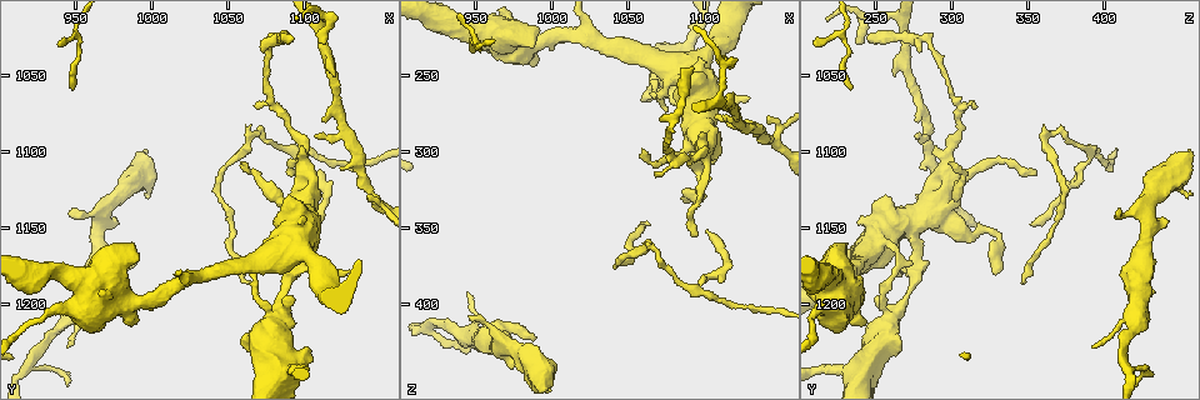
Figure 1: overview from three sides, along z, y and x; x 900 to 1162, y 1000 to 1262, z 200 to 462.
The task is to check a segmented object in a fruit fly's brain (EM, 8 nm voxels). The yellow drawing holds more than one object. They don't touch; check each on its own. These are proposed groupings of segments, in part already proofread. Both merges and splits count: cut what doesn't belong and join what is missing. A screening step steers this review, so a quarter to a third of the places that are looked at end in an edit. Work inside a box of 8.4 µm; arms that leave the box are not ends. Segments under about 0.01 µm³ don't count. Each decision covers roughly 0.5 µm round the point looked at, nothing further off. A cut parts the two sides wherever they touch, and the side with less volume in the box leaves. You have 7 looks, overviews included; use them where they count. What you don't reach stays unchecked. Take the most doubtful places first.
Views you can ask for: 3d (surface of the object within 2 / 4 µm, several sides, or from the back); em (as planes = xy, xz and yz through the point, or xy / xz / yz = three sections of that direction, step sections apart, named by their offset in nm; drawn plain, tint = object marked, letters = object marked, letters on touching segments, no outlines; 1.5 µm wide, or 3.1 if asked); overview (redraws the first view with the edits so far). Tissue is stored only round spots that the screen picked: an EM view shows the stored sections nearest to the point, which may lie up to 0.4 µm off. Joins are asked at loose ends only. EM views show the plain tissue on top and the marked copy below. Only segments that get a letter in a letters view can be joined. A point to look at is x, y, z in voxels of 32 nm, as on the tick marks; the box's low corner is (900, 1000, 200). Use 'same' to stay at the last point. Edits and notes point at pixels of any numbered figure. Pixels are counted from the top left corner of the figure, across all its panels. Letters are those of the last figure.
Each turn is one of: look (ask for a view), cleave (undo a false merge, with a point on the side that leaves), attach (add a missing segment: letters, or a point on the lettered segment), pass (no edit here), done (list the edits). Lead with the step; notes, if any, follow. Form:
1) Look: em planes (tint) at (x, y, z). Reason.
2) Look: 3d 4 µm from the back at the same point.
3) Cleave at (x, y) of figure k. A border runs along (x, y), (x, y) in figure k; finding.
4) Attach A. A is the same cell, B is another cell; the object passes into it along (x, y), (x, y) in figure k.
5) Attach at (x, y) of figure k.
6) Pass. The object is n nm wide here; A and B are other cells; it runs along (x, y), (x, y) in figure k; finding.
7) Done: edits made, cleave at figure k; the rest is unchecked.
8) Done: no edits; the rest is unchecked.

Look: 3d 4 µm at (988, 1174, 422). An open end.

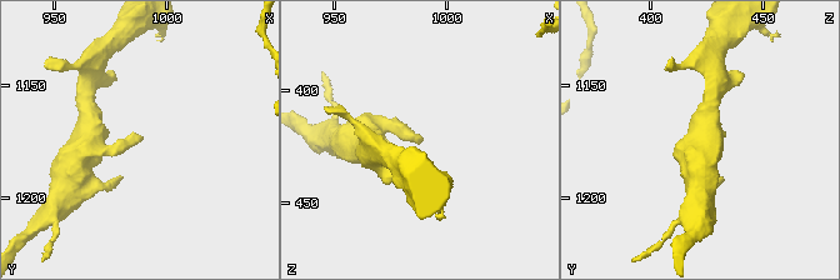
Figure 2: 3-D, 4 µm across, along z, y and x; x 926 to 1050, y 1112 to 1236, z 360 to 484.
Look: em yz step 8 (letters) at (989, 1173, 423).

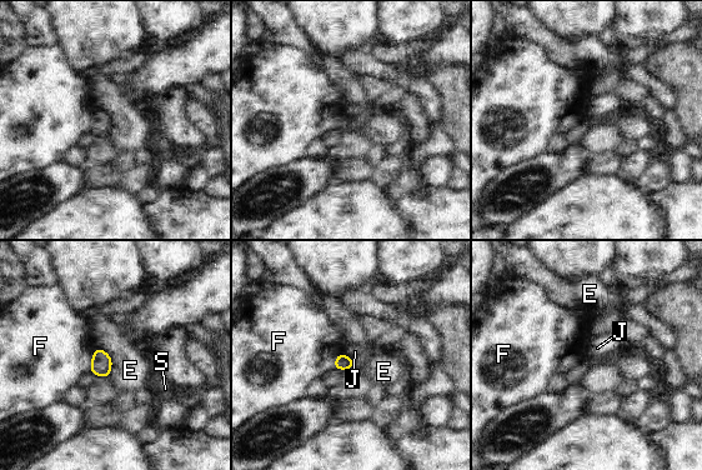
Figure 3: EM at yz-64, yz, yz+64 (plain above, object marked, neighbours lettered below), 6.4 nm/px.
Look: em planes (letters) at the same point. Another direction.

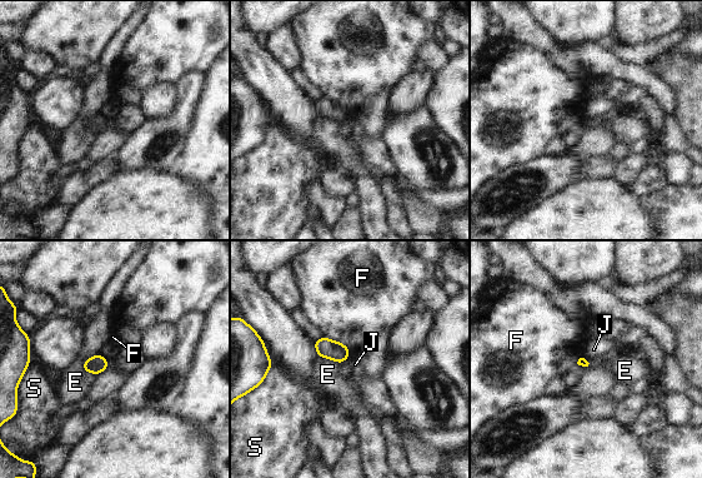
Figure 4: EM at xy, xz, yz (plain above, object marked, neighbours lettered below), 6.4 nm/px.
Pass. The longest contact is with F, 220 nm; E, F, J and S are other cells; a border runs along (352, 353), (342, 364) in figure 4; none of them fits.

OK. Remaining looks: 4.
Look: em xz step 8 (tint) at (1096, 1174, 274). Abrupt turn.

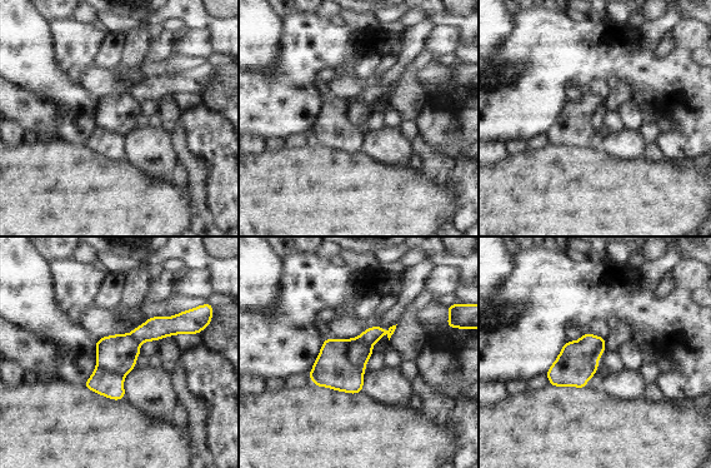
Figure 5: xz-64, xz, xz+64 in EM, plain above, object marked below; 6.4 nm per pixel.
Look: em planes (letters) at the same point.

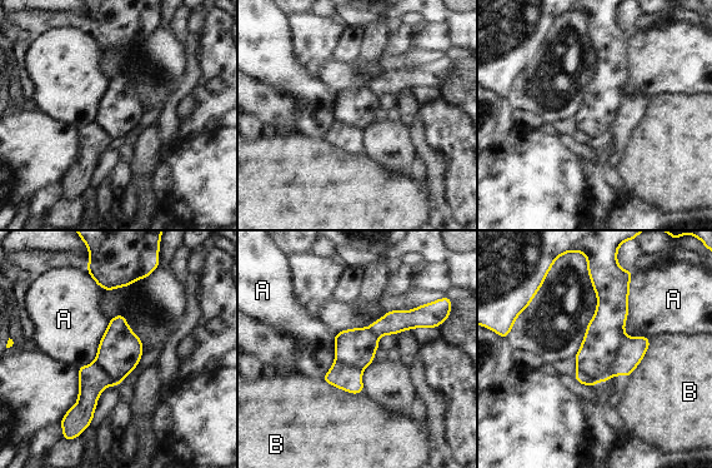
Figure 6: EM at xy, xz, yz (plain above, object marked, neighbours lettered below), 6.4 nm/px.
Cleave at (632, 350) of figure 6. The object is 260 nm wide here; A and B are other cells; a border runs along (626, 335), (603, 379) in figure 6; two neurons meet here.

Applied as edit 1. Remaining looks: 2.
Look: em xz step 4 (letters) at (996, 1200, 226). Small branch off a trunk.

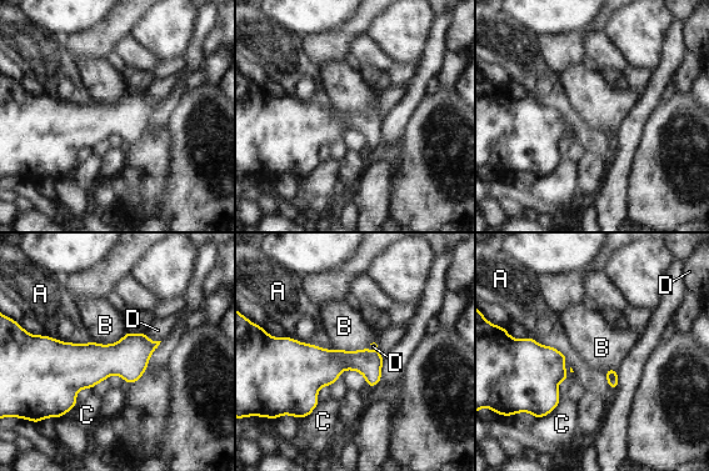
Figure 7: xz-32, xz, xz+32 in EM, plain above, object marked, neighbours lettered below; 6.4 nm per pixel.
Pass. A, B, C and D are other cells; a border runs along (331, 345), (379, 350) in figure 7; one neuron here.

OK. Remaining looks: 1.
Done: edits made, cleave at figure 6; the rest is unchecked.

